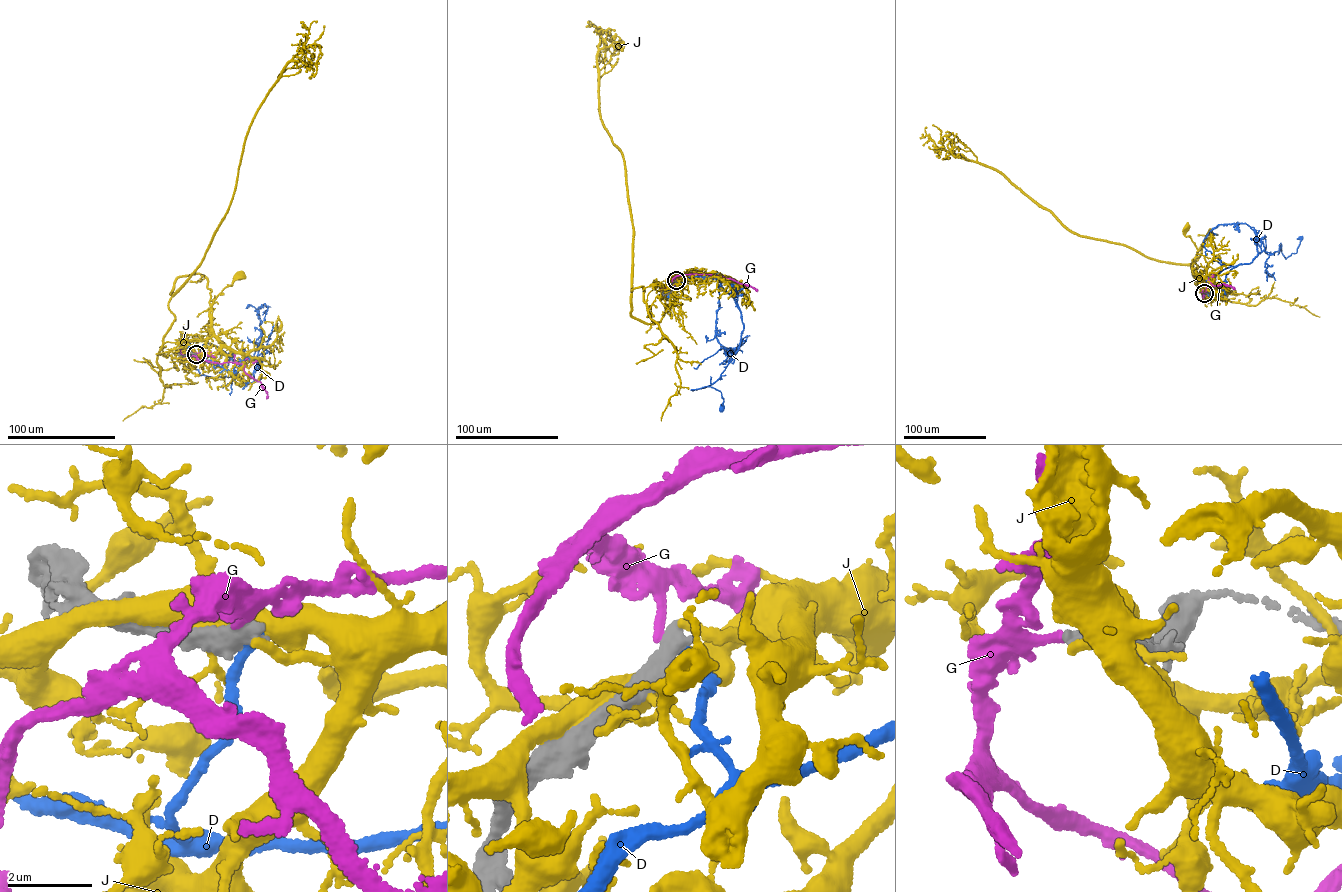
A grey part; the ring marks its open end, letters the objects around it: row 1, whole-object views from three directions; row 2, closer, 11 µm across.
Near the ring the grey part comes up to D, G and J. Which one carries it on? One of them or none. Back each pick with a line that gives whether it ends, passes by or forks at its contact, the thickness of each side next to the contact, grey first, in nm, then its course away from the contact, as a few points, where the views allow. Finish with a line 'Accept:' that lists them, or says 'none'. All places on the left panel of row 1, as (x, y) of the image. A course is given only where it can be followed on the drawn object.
Accept: none

